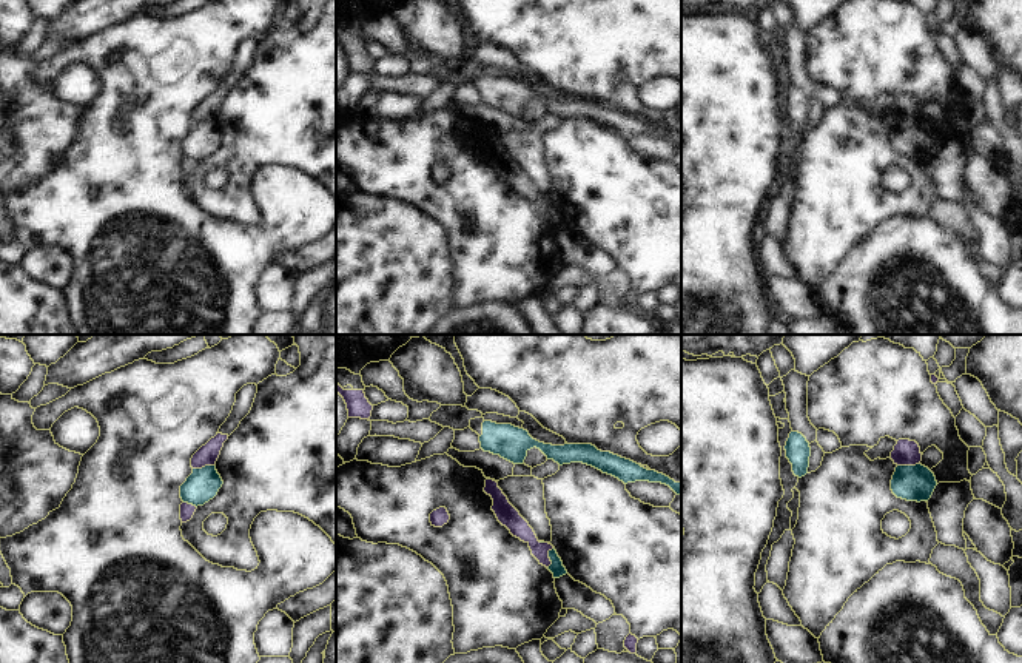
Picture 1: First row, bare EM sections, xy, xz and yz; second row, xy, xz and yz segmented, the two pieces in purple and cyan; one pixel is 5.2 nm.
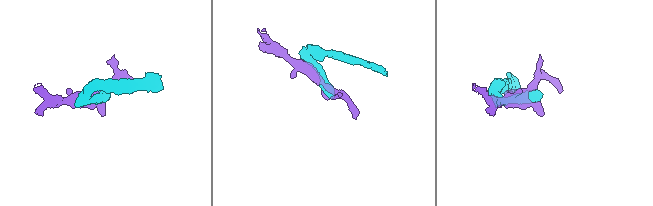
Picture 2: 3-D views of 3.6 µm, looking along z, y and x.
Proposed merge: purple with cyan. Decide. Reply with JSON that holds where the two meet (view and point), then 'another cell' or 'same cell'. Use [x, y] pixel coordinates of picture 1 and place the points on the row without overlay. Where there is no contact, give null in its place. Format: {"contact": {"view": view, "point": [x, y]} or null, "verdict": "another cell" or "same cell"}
{"contact": {"view": "yz", "point": [908, 119]}, "verdict": "another cell"}

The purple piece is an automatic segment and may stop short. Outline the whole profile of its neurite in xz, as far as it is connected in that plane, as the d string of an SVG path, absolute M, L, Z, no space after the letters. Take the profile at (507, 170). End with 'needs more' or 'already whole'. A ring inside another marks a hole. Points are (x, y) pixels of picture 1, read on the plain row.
M486 134L484 146L493 154L492 165L495 167L498 176L506 180L513 191L529 199L532 210L540 216L540 219L549 222L552 219L549 207L553 204L553 200L538 196L533 183L509 157L507 151L498 142L496 136Z | already whole

